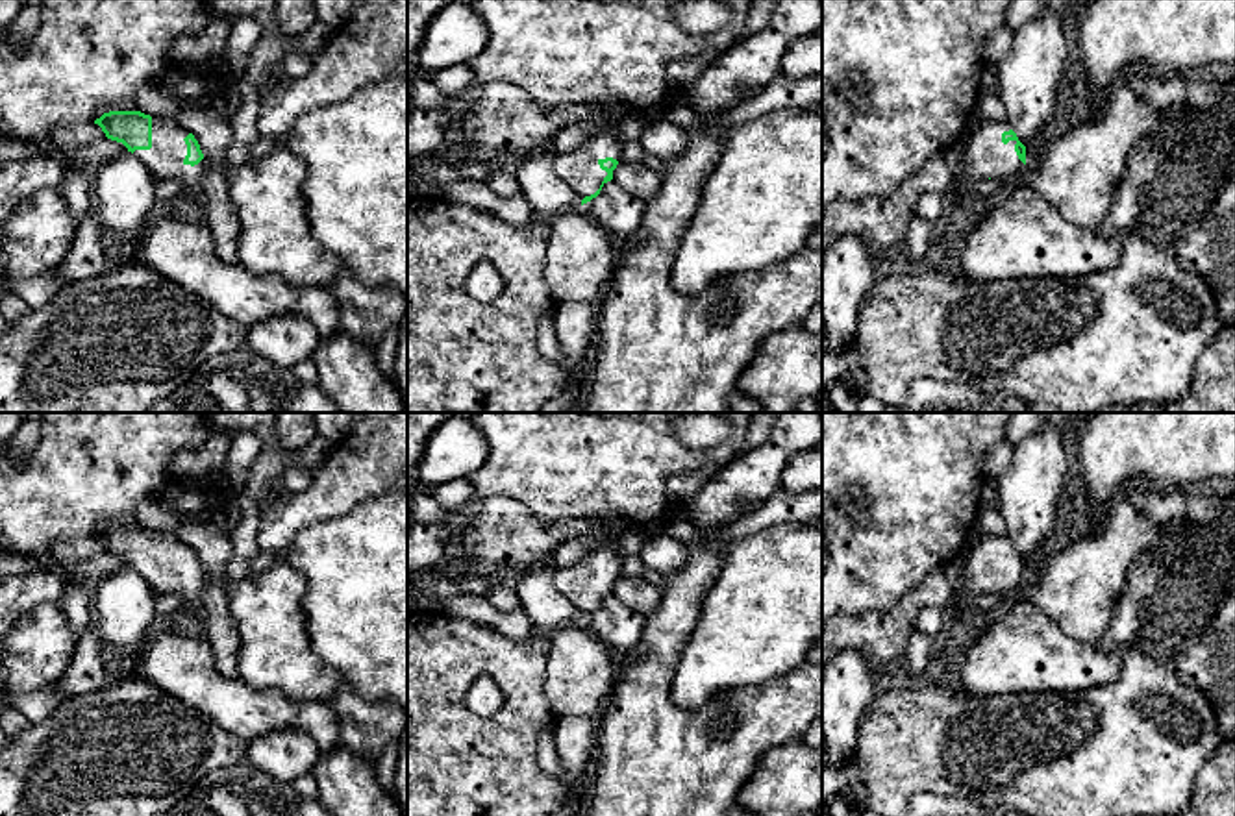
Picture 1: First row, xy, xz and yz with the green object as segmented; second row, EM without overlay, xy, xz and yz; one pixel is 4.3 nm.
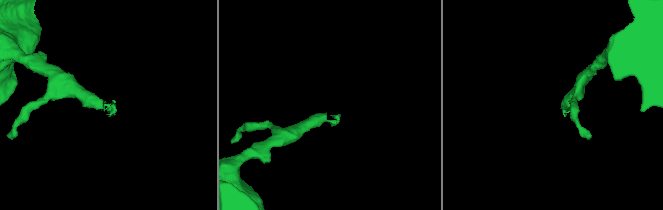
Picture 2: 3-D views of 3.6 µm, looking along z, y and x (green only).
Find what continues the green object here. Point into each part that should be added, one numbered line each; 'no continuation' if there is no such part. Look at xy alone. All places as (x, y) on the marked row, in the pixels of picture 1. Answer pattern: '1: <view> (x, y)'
1: xy (165, 158)

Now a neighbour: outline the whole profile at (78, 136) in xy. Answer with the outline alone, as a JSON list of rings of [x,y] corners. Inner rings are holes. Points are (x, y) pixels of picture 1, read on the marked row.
[[[83,122],[83,124],[56,128],[50,135],[50,146],[63,152],[70,148],[91,146],[104,139],[107,137],[98,124]]]

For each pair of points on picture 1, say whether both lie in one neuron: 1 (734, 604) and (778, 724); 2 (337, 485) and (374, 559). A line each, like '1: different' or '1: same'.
1: different
2: different

